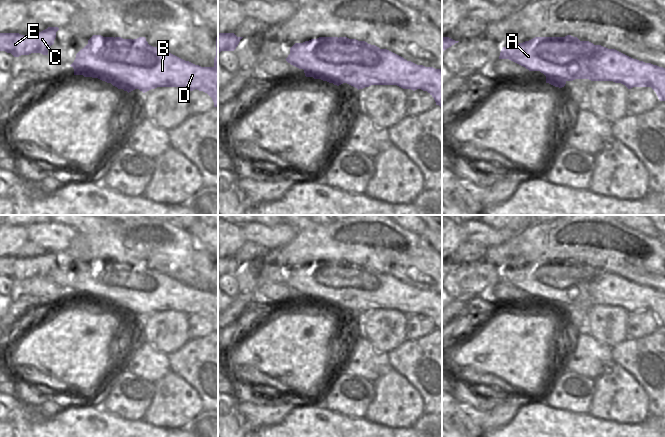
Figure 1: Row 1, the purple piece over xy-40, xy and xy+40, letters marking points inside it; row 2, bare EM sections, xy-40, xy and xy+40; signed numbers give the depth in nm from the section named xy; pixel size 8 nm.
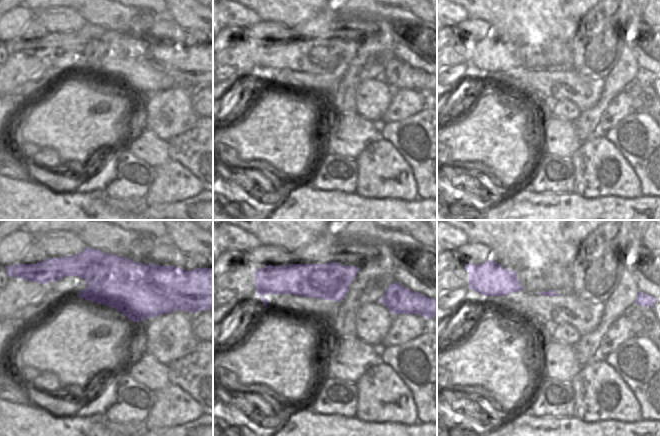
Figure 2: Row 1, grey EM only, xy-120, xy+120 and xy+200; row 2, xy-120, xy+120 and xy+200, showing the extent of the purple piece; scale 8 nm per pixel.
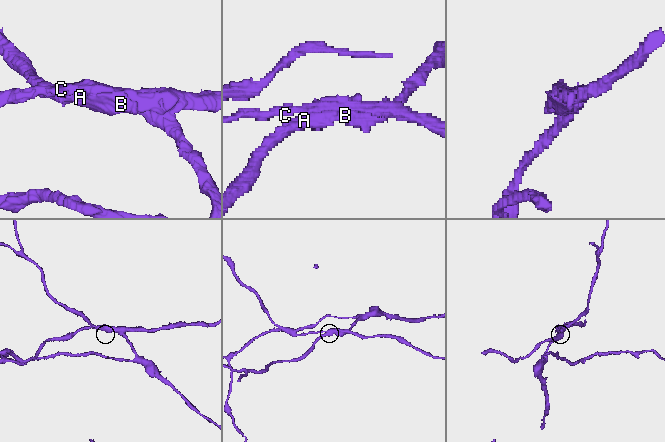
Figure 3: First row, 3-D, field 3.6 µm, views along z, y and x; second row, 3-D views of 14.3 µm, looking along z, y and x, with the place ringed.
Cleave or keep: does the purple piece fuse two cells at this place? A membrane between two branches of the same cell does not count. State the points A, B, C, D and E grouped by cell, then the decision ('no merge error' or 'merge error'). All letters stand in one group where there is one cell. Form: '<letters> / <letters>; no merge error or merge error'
A B D / C E; merge error

